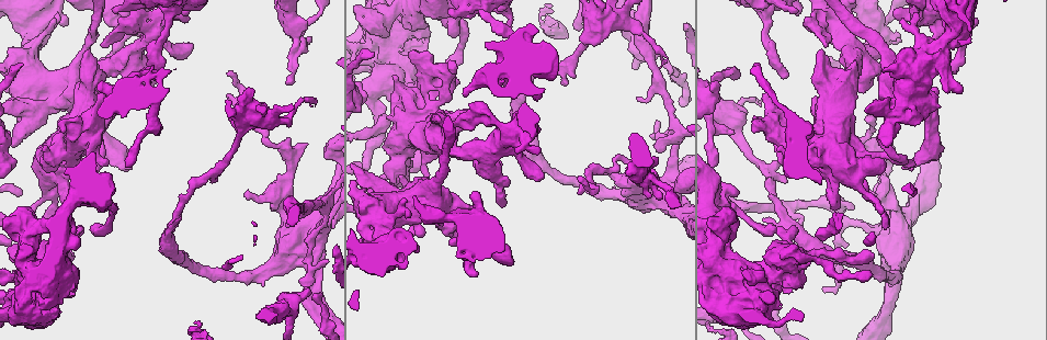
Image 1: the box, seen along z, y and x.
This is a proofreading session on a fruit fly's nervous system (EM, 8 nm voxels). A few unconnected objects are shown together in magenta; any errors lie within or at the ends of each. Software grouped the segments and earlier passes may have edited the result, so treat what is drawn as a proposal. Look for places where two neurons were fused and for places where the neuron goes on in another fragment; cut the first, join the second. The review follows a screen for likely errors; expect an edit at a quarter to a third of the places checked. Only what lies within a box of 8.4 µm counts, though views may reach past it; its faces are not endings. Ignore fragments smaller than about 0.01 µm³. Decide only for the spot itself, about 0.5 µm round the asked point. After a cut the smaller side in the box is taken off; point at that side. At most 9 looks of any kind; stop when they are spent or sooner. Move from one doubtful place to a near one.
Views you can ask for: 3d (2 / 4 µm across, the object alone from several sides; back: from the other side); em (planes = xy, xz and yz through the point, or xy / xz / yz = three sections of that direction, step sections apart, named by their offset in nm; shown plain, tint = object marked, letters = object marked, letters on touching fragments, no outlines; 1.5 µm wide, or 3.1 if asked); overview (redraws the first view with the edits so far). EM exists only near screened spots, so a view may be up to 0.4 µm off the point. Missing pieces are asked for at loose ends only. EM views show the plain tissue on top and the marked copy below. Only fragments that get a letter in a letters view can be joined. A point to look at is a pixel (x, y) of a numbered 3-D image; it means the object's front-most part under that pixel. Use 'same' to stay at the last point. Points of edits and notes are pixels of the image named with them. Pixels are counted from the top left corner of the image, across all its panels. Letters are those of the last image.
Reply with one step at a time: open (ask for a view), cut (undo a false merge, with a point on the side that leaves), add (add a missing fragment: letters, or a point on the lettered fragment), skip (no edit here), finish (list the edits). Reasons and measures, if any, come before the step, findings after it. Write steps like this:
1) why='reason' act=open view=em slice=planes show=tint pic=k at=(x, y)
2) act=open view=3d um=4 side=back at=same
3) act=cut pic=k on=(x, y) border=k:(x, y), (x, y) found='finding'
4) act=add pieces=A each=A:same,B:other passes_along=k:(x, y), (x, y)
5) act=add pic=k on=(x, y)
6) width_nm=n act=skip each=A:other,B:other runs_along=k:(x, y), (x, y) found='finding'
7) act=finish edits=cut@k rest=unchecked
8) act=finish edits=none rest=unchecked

why='sudden change in width' act=open view=3d um=4 pic=1 at=(790, 225)

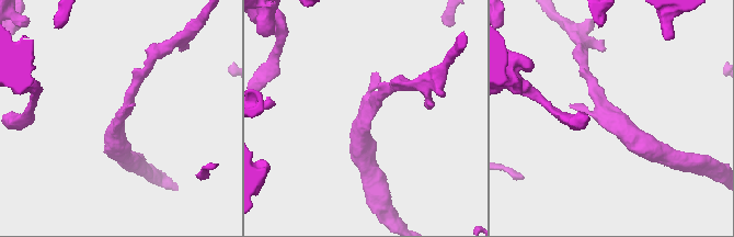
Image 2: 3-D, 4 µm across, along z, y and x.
why='now the EM' act=open view=em slice=xz step=8 show=tint pic=2 at=(364, 115)

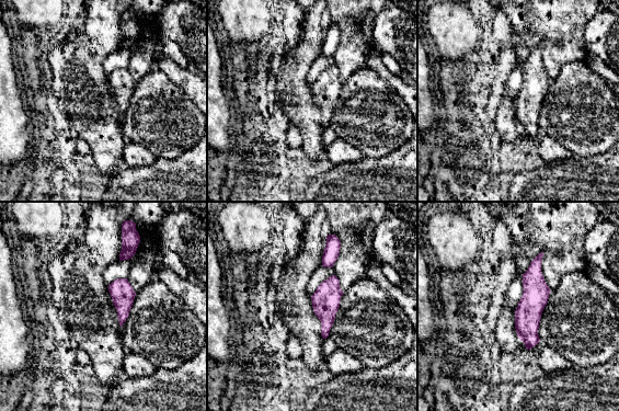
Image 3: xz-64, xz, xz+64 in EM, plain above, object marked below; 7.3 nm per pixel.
why='another direction' act=open view=em slice=planes show=letters at=same

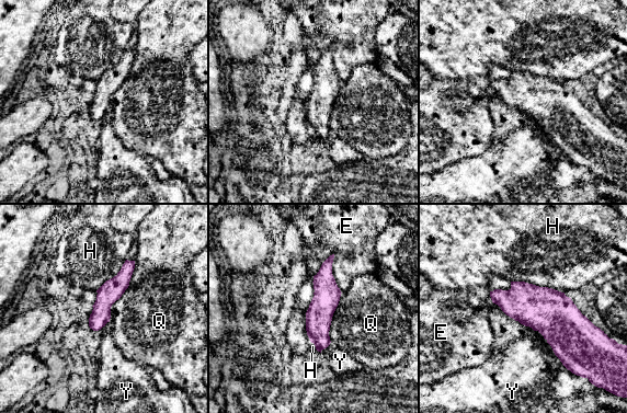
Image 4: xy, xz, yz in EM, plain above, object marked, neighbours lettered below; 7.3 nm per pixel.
width_nm=160 act=skip each=E:other,H:other,Q:other,Y:other found='all the same neuron'

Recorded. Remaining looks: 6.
why='thin end' act=open view=3d um=4 pic=1 at=(761, 99)

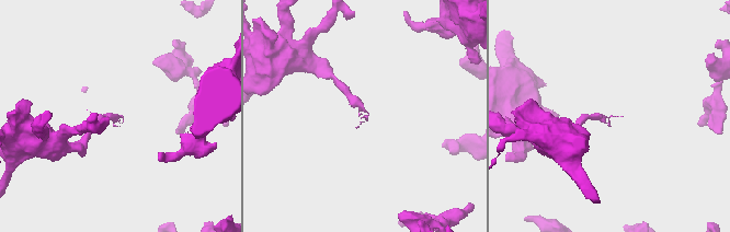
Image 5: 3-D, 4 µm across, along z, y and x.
why='now the EM' act=open view=em slice=planes show=tint pic=5 at=(366, 118)

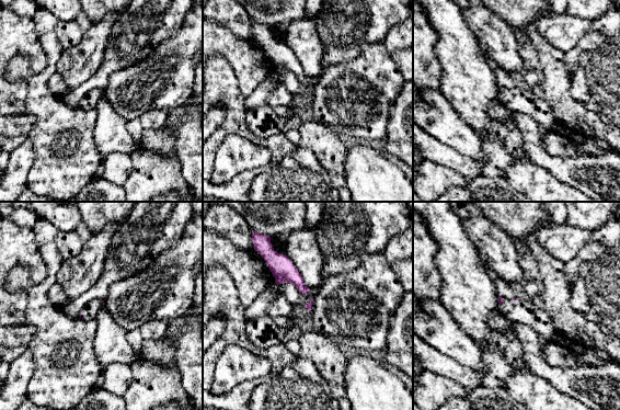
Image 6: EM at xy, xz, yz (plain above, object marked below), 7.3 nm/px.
why='what lies round it' act=open view=em slice=planes show=letters at=same

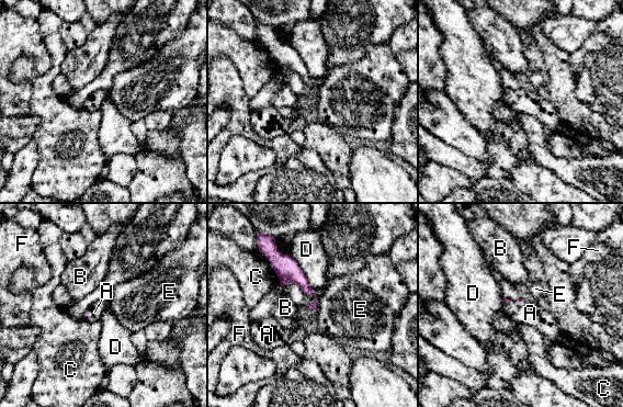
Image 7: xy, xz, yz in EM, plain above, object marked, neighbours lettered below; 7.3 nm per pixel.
act=add pieces=A each=A:same,B:other,C:other,D:other,E:other,F:other passes_along=7:(287, 271), (310, 293), (298, 318) found='it goes on there'

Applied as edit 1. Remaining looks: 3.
why='see it whole again' act=open view=overview

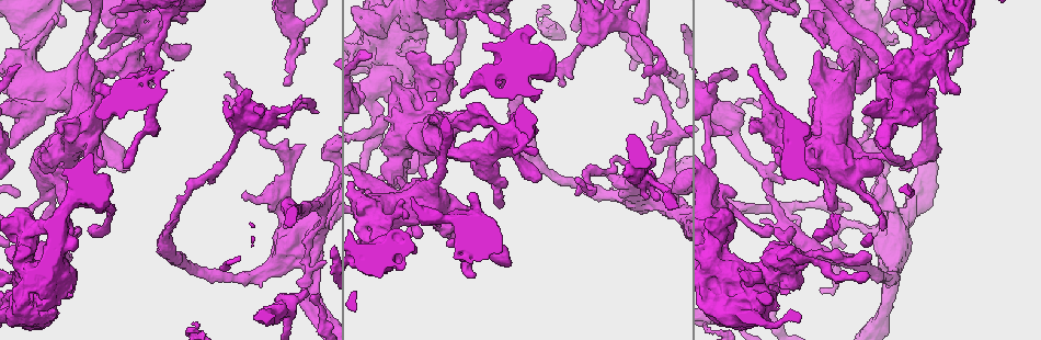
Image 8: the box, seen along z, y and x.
why='end of a long branch' act=open view=em slice=planes show=letters pic=8 at=(576, 178)

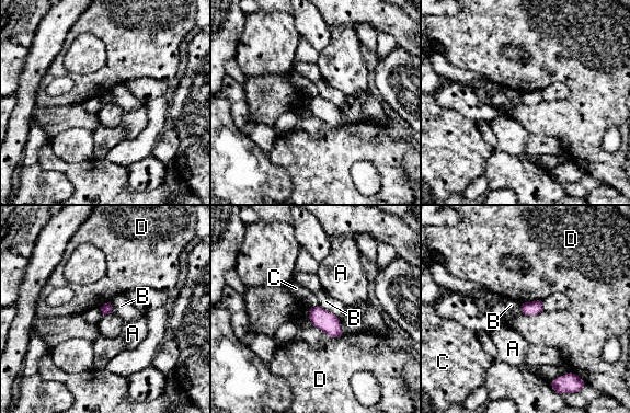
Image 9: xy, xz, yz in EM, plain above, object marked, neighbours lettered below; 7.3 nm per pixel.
width_nm=80 act=skip each=A:other,B:other,C:other,D:other border=9:(317, 305), (310, 308) found='no lettered fragment goes on from it'

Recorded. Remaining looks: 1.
why='thin neck' act=open view=em slice=planes show=letters pic=8 at=(870, 272)

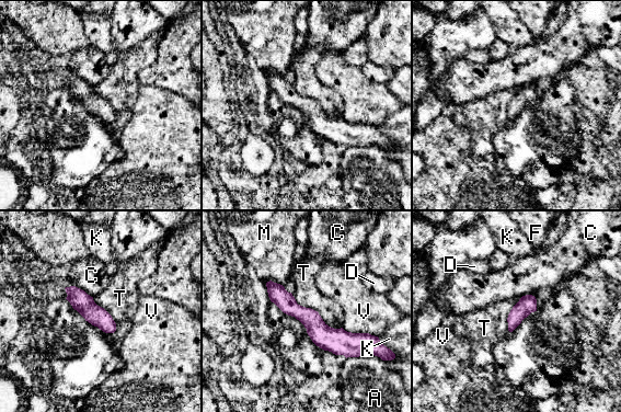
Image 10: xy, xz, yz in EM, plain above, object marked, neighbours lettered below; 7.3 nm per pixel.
longest_contact=T:440nm act=skip each=A:other,C:other,D:other,F:other,K:other,M:other,T:other,V:other runs_along=10:(269, 284), (329, 339), (368, 339) found='one neuron here'

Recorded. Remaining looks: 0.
act=finish edits=add@7 rest=unchecked

